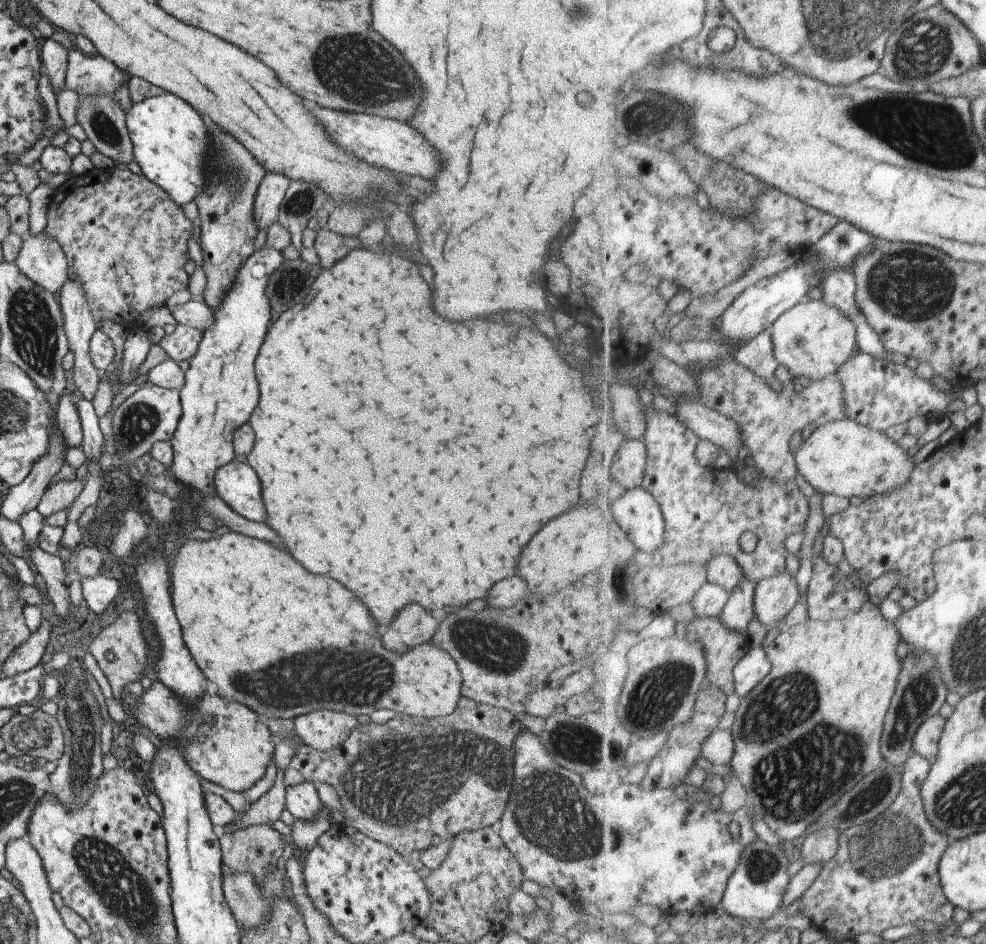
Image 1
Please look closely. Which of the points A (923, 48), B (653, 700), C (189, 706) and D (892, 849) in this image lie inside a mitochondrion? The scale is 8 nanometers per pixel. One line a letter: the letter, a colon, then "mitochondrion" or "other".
A: mitochondrion
B: mitochondrion
C: other
D: mitochondrion

